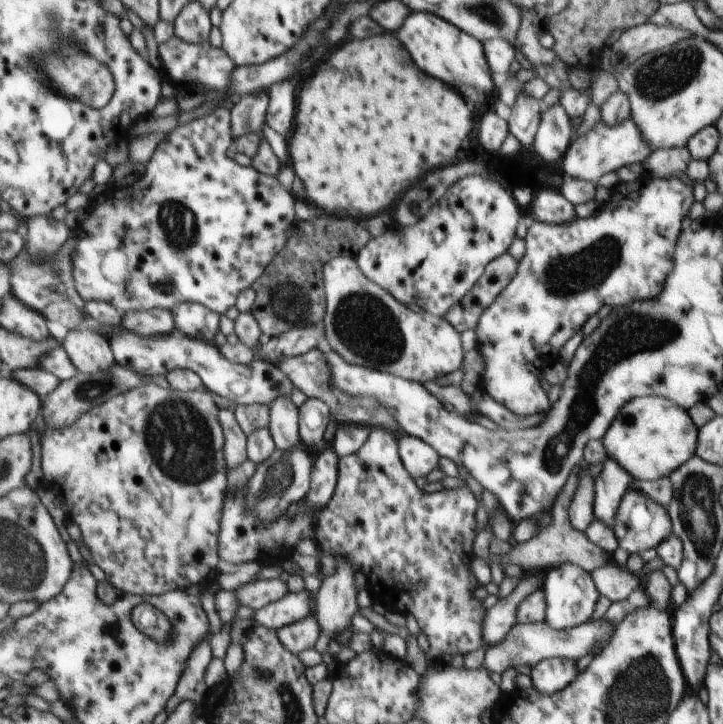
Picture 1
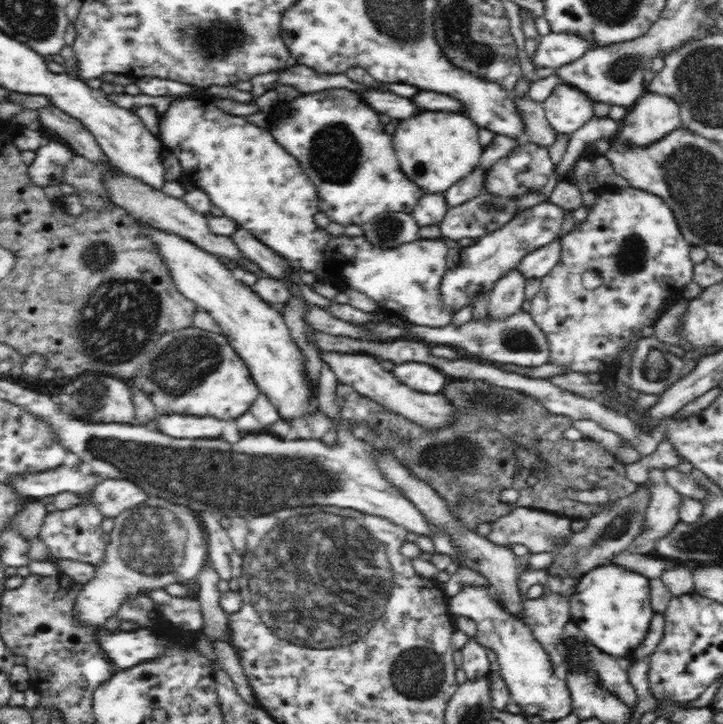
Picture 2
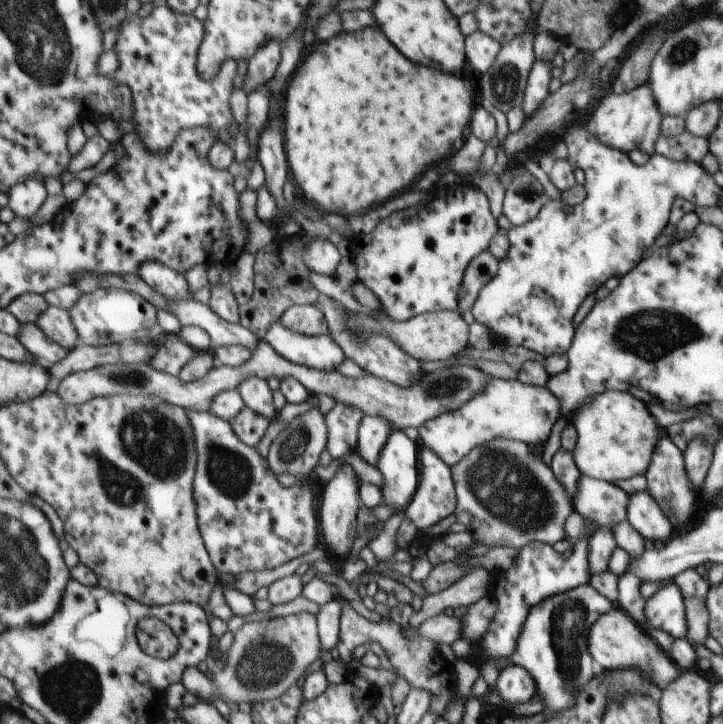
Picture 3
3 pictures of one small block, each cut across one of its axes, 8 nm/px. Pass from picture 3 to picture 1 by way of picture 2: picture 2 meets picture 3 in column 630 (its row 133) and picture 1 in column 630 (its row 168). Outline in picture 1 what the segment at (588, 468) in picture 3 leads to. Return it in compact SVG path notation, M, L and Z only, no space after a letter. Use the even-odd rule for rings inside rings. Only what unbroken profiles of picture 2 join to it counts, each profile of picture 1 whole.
M655 395L628 400L600 441L606 456L620 464L633 480L654 481L668 477L691 460L697 451L697 438L698 429L687 410Z

